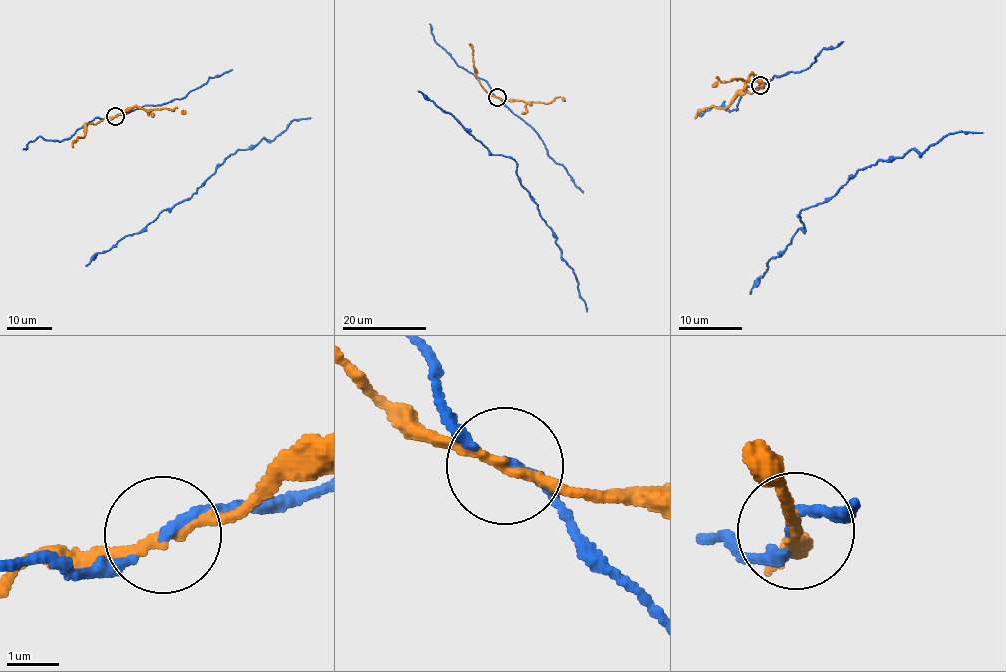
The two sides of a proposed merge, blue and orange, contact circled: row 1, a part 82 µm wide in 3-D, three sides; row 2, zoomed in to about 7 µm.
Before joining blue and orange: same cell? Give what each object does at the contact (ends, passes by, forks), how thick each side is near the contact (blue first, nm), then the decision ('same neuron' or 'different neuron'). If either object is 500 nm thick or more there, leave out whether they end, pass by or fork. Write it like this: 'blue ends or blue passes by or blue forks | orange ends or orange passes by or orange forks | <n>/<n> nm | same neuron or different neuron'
blue passes by | orange passes by | 160/190 nm | different neuron

